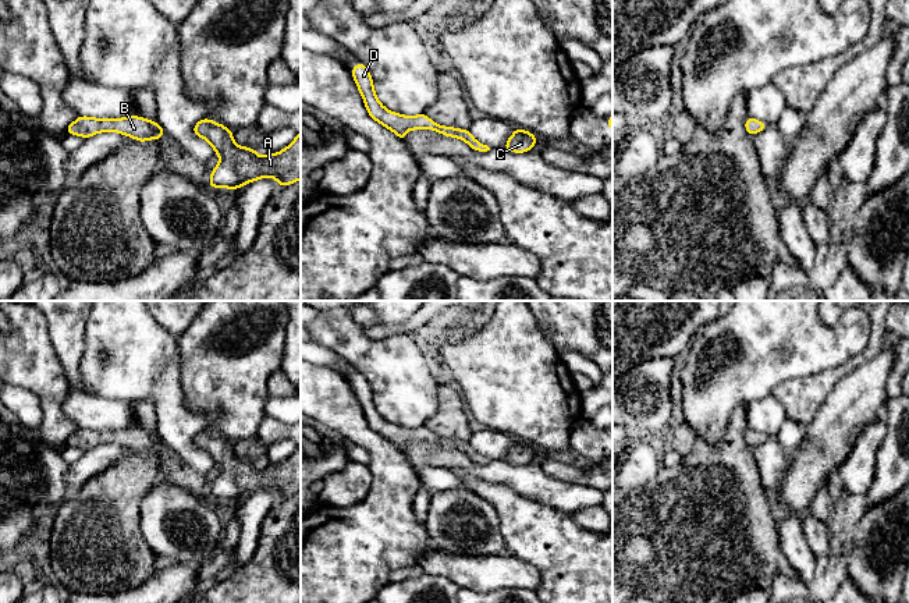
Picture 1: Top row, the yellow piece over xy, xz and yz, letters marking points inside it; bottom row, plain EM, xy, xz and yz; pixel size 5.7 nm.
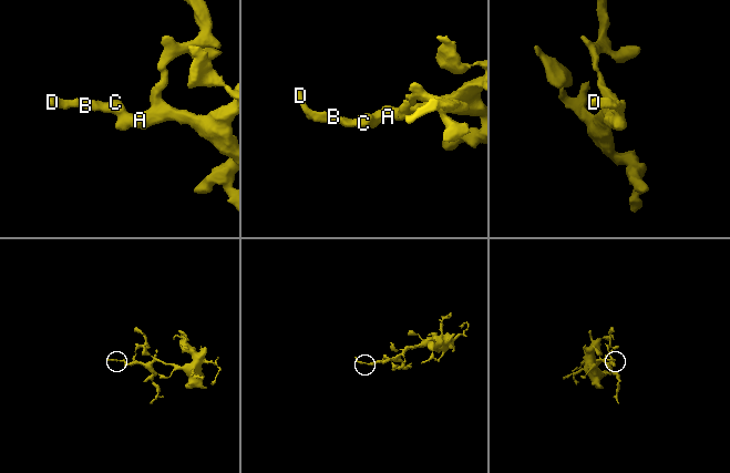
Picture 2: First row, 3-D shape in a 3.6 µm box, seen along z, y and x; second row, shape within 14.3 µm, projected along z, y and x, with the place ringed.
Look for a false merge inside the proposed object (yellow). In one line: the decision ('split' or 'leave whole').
leave whole

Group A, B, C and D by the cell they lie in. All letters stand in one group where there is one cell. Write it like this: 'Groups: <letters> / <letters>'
Groups: A B C D

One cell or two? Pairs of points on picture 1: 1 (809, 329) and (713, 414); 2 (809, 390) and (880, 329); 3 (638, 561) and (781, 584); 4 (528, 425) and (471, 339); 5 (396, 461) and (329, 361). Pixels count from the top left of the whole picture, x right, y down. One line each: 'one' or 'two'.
1: one
2: one
3: two
4: one
5: two

